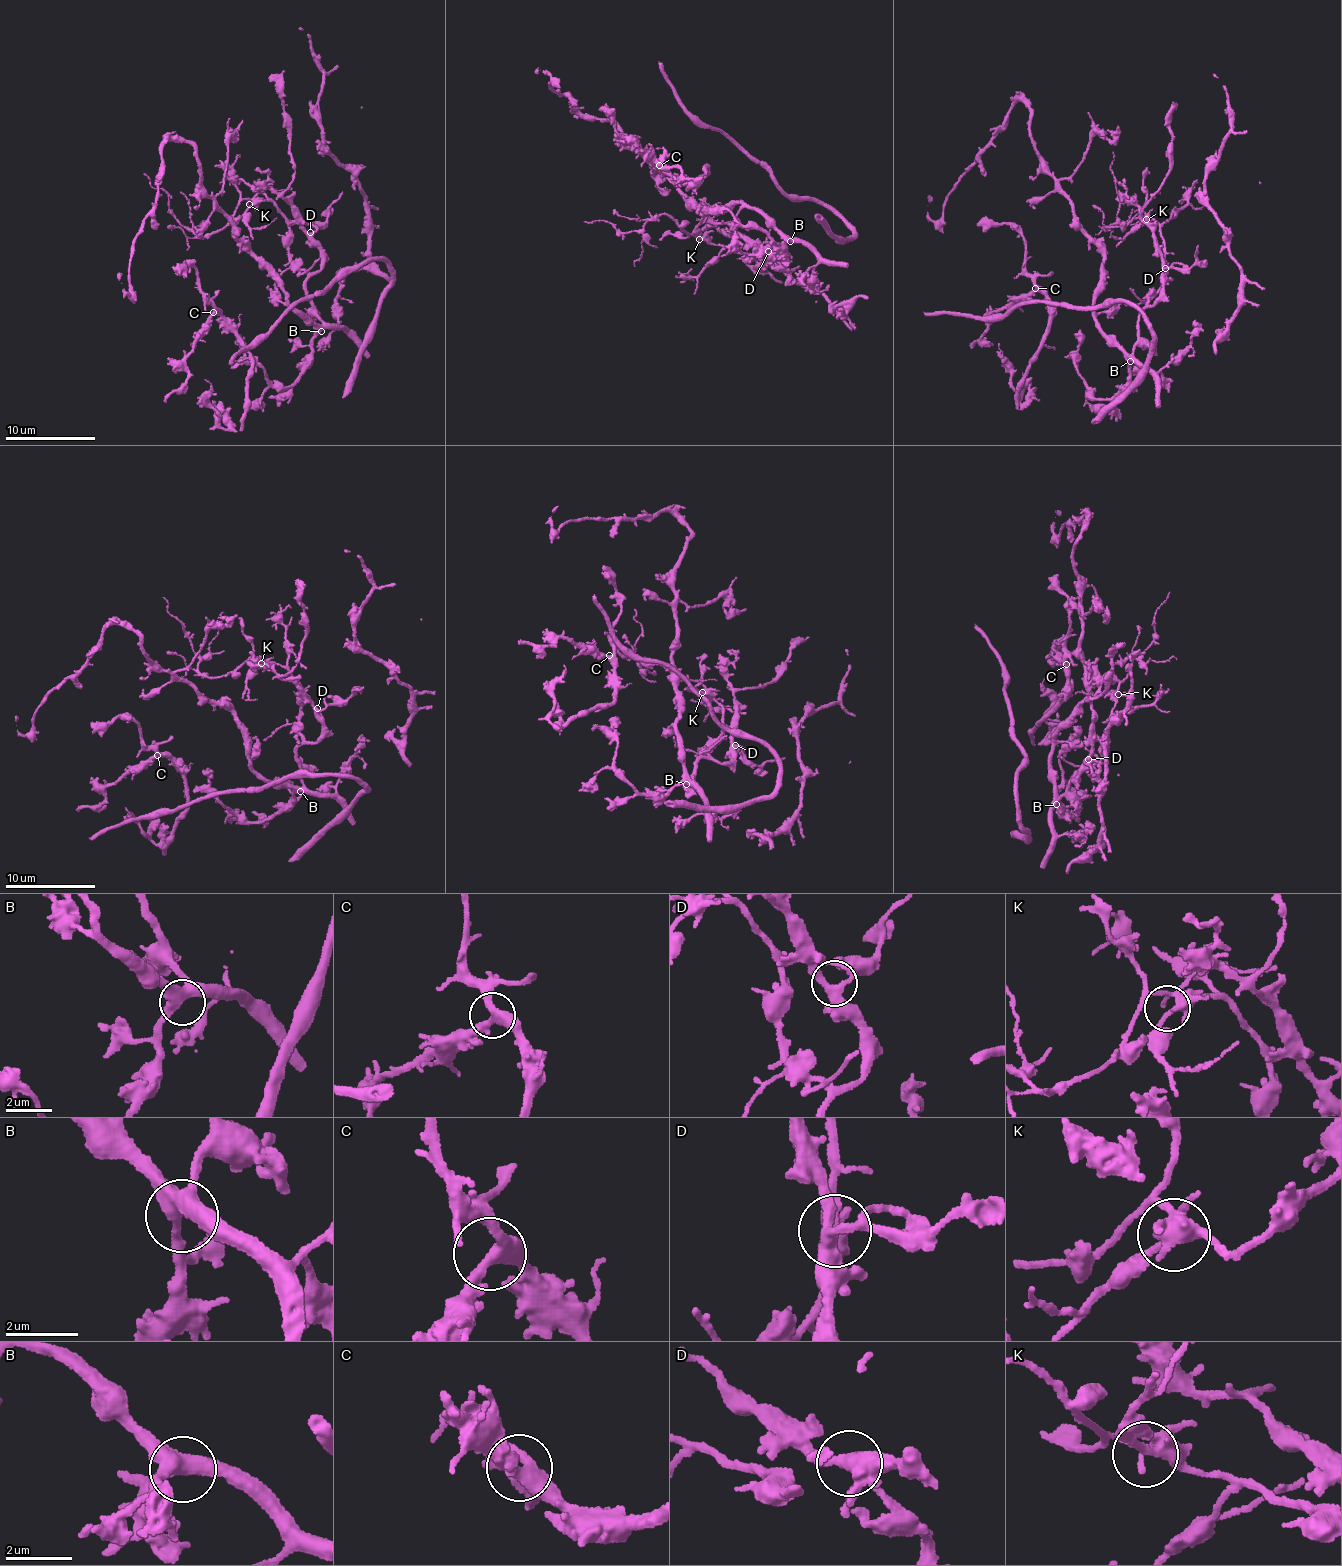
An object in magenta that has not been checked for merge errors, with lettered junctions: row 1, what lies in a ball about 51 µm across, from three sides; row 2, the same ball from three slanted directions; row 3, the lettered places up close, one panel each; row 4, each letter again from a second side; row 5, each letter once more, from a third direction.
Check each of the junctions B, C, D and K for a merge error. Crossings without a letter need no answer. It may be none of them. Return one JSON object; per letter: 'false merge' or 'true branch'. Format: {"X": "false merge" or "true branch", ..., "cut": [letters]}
{"B": "true branch", "C": "true branch", "D": "true branch", "K": "true branch", "cut": []}

